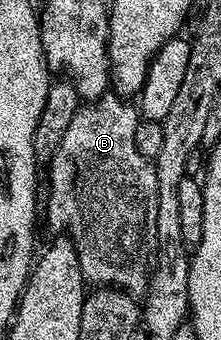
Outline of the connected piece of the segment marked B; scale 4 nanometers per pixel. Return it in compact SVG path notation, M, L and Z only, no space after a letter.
M107 94L98 100L82 103L81 107L77 109L75 118L71 118L71 126L67 126L67 130L63 130L63 138L59 142L55 154L47 162L47 168L49 168L49 209L46 212L44 209L43 212L44 219L46 216L50 226L57 231L54 233L65 233L68 239L73 241L75 250L79 254L79 266L90 285L120 288L121 291L130 294L144 293L148 289L151 275L151 257L157 251L157 215L159 214L154 161L148 160L143 154L139 154L139 146L135 146L135 130L138 123L138 109L126 97Z

